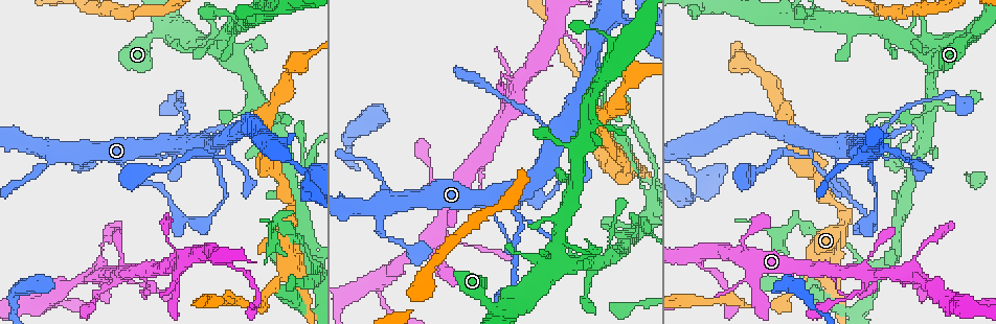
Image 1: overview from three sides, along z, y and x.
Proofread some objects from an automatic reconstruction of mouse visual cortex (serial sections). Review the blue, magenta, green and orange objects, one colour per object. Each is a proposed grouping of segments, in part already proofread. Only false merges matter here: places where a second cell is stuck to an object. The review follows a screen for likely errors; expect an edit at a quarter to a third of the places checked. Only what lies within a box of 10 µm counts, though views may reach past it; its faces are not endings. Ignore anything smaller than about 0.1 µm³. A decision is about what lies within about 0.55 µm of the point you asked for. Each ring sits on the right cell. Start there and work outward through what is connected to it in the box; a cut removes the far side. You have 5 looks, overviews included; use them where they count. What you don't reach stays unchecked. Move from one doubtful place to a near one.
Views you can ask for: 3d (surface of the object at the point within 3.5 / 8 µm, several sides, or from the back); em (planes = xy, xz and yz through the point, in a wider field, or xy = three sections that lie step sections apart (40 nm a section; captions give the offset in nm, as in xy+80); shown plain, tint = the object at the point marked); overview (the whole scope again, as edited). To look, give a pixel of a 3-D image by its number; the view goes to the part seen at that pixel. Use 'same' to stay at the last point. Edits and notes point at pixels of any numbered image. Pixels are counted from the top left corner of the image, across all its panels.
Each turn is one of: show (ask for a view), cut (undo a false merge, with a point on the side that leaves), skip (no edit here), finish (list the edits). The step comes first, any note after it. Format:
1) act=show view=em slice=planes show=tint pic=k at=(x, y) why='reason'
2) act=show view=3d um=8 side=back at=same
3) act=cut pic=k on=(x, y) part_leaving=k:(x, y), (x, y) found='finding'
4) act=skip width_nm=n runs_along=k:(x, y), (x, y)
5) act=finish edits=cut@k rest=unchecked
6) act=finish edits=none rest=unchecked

act=show view=3d um=8 pic=1 at=(173, 137) why='thick turns thin'

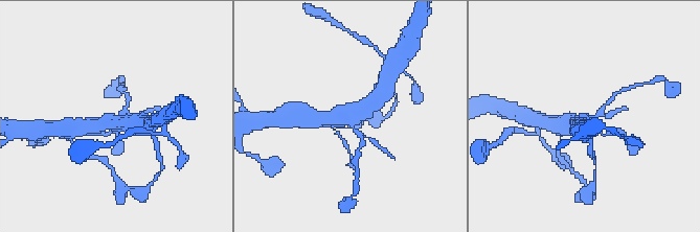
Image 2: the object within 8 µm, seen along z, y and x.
act=show view=em slice=xy step=5 show=tint at=same arms=4 arm_widths_nm=150,200,500,600 why='now the EM'

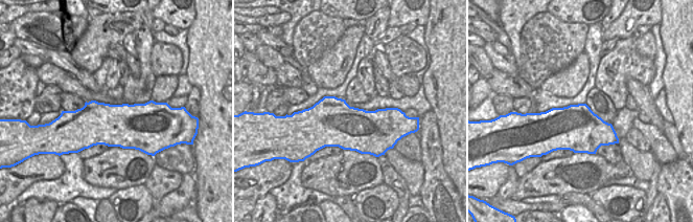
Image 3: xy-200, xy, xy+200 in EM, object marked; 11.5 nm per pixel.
act=skip runs_along=2:(316, 118), (347, 117), (374, 101) found='continuous, no second cell'

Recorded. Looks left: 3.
act=show view=3d um=3.5 side=back pic=1 at=(228, 148) why='sudden change in width'

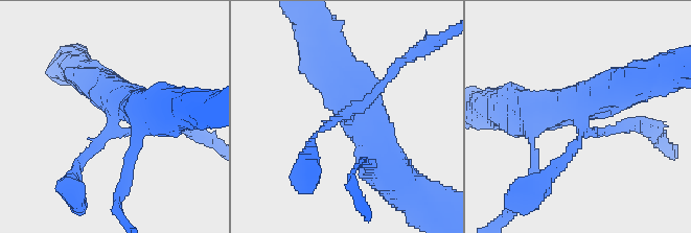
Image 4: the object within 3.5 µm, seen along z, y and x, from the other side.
act=show view=em slice=xy step=3 show=tint pic=4 at=(350, 117) why='now the EM'

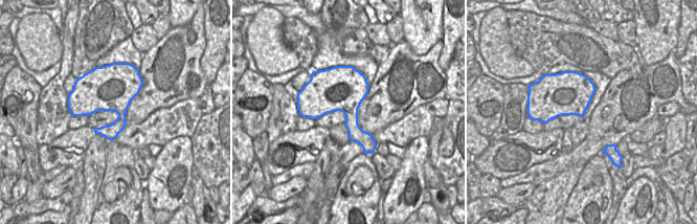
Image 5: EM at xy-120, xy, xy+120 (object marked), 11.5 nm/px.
act=skip runs_along=4:(387, 171), (377, 134), (326, 62) found='one cell here'

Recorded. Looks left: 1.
act=finish edits=none rest=unchecked

